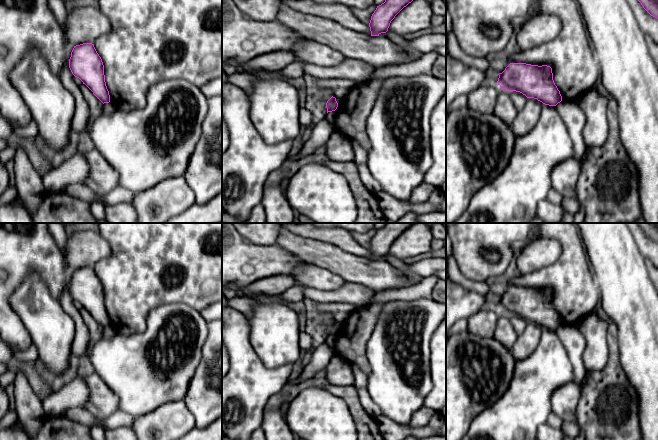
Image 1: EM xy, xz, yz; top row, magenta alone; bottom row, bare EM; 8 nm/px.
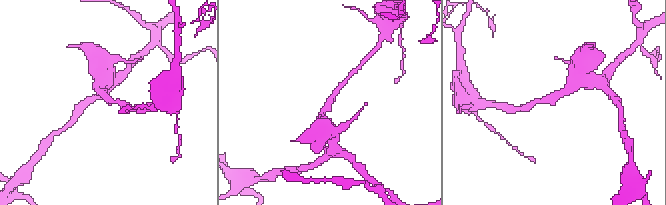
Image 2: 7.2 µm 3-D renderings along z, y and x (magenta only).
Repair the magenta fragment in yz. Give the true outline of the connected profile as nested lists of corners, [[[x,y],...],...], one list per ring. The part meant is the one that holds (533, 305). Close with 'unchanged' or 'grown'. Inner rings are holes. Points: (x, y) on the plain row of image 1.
[[[510,287],[498,299],[497,307],[502,313],[520,316],[549,330],[556,330],[562,325],[550,290]]] | unchanged

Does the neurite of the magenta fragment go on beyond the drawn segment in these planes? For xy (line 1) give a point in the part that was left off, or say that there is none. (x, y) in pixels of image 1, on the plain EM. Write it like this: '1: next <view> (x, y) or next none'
1: next none

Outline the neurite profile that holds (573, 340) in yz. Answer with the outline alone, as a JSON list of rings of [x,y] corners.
[[[562,324],[556,330],[556,333],[562,341],[573,367],[573,382],[582,388],[585,369],[583,355],[586,348],[586,339],[579,329]]]

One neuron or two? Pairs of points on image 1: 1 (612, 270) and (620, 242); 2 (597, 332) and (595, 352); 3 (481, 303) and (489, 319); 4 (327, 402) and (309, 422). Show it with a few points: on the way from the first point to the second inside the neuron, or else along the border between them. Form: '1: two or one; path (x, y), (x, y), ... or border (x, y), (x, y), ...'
1: one; path (615, 263), (615, 249)
2: one; path (596, 337), (596, 347)
3: two; border (488, 306), (479, 309), (466, 318)
4: one; path (322, 407), (314, 417)

